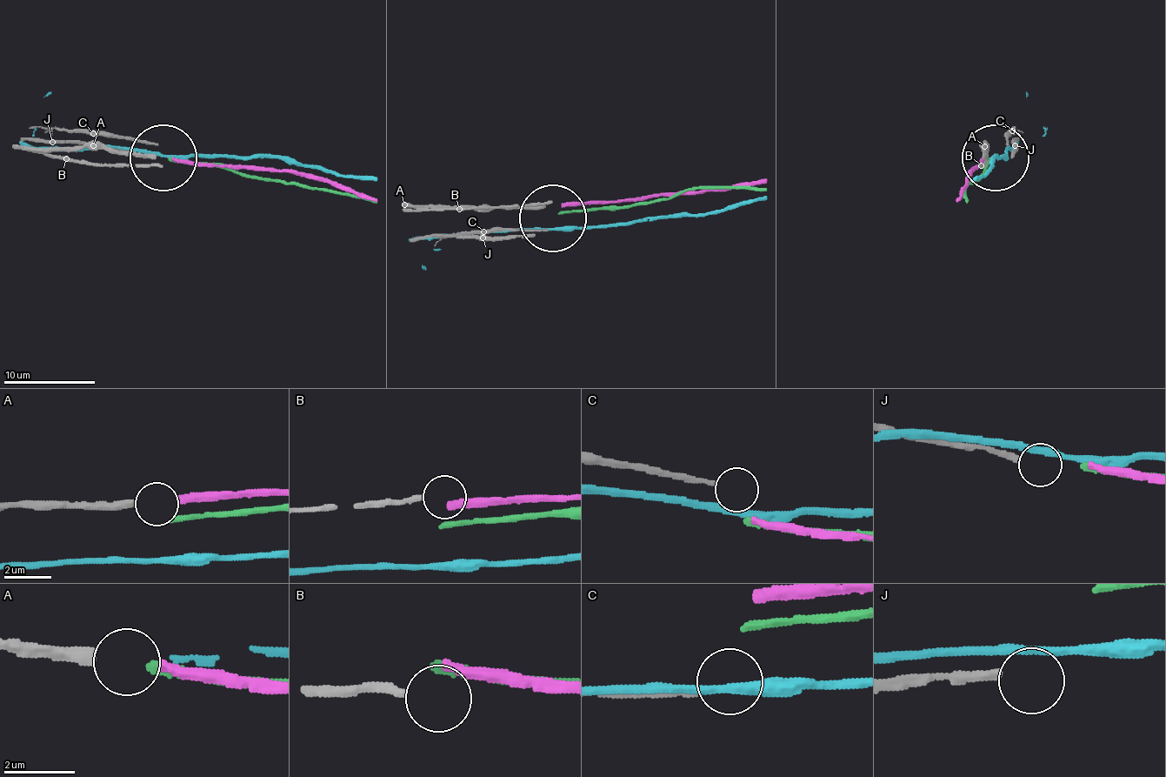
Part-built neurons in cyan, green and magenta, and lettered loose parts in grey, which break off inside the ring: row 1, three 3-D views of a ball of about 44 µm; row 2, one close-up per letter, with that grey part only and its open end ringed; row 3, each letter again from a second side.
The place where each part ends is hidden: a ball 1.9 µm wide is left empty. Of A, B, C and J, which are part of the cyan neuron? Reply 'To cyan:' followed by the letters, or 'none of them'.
To cyan: none of them

